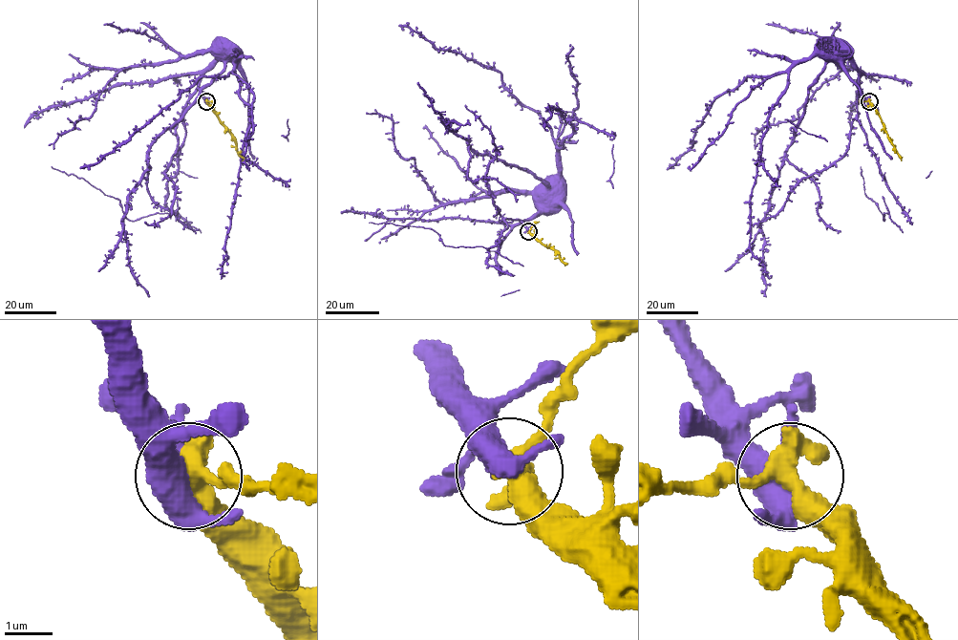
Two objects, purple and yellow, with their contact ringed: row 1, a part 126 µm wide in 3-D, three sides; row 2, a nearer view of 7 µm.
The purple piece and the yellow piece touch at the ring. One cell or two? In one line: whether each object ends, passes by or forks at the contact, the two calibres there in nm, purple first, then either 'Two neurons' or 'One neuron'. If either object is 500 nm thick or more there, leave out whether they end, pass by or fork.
Thickness 400 nm (purple) against 500 nm. One neuron

